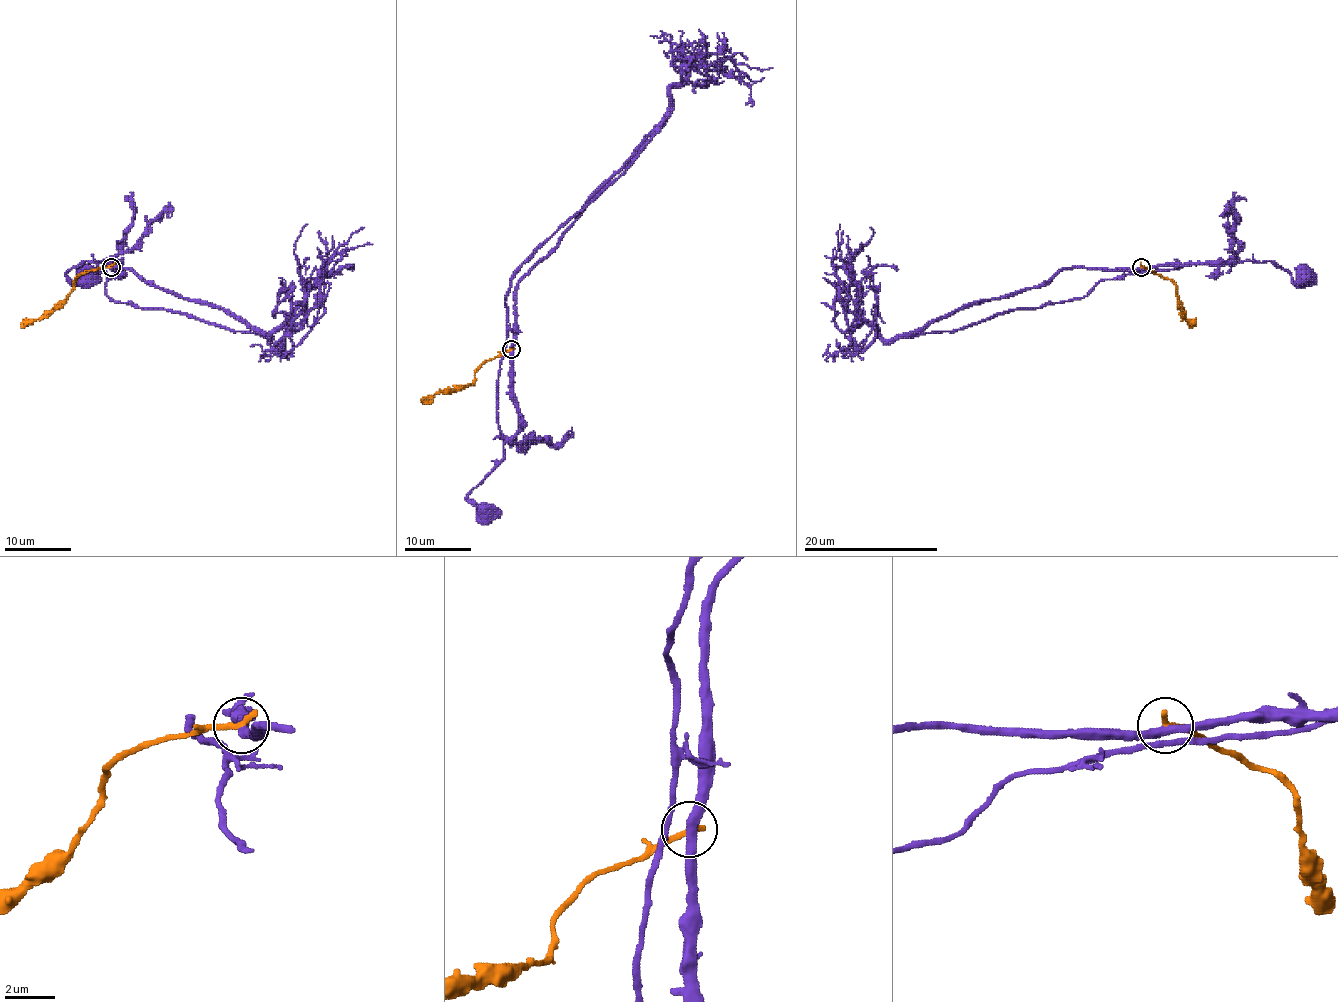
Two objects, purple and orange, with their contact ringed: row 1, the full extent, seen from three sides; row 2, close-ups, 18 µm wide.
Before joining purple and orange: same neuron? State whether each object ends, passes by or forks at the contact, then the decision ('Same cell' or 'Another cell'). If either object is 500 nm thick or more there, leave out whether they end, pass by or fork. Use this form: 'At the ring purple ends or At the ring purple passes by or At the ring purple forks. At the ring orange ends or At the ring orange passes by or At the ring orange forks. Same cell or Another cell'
At the ring purple forks. At the ring orange ends. Another cell

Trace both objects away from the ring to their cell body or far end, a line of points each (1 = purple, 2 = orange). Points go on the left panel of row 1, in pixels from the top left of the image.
1: (111, 267), (118, 264), (83, 261), (66, 274), (74, 282), (83, 276)
2: (111, 267), (84, 271), (74, 279), (73, 291), (56, 306), (21, 328)

